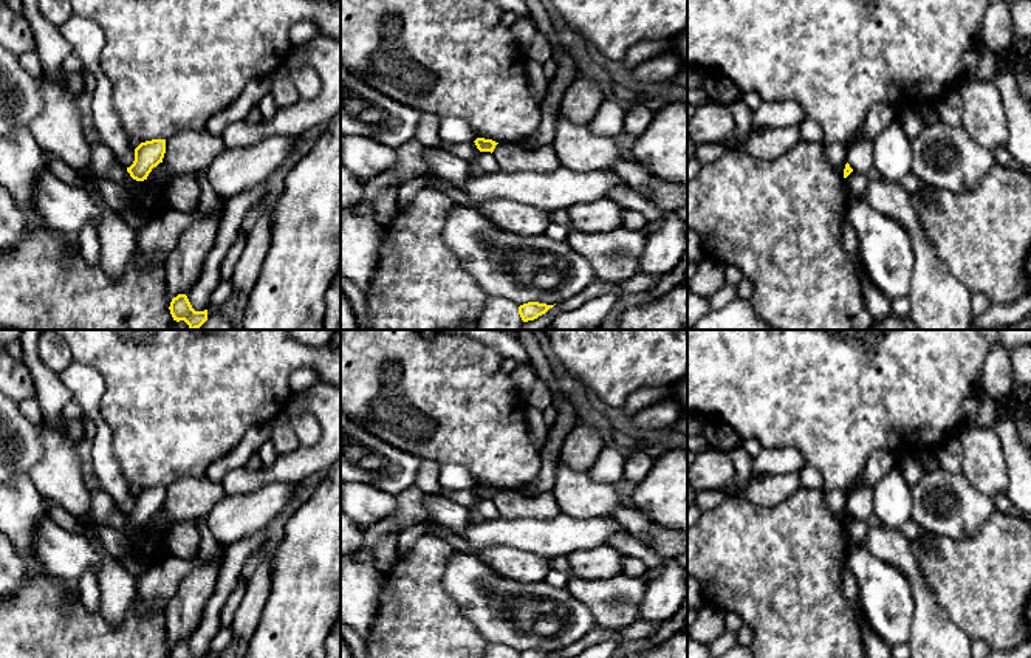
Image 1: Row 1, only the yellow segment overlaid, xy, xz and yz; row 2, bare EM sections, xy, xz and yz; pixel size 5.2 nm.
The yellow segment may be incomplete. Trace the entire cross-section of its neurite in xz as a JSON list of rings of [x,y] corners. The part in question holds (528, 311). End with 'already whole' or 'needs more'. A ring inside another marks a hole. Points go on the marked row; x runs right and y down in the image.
[[[528,302],[519,307],[519,314],[523,322],[534,320],[539,316],[545,314],[554,305],[539,303],[539,302]]] | already whole

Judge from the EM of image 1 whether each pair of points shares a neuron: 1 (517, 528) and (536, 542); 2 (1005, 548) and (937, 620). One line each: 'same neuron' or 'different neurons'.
1: same neuron
2: different neurons

